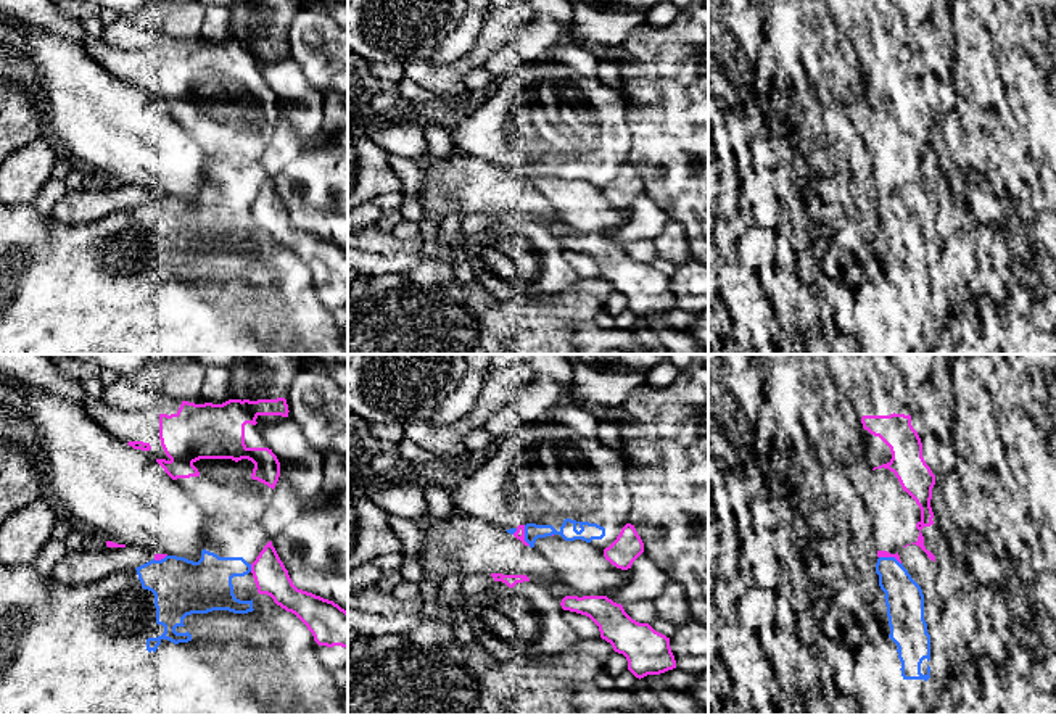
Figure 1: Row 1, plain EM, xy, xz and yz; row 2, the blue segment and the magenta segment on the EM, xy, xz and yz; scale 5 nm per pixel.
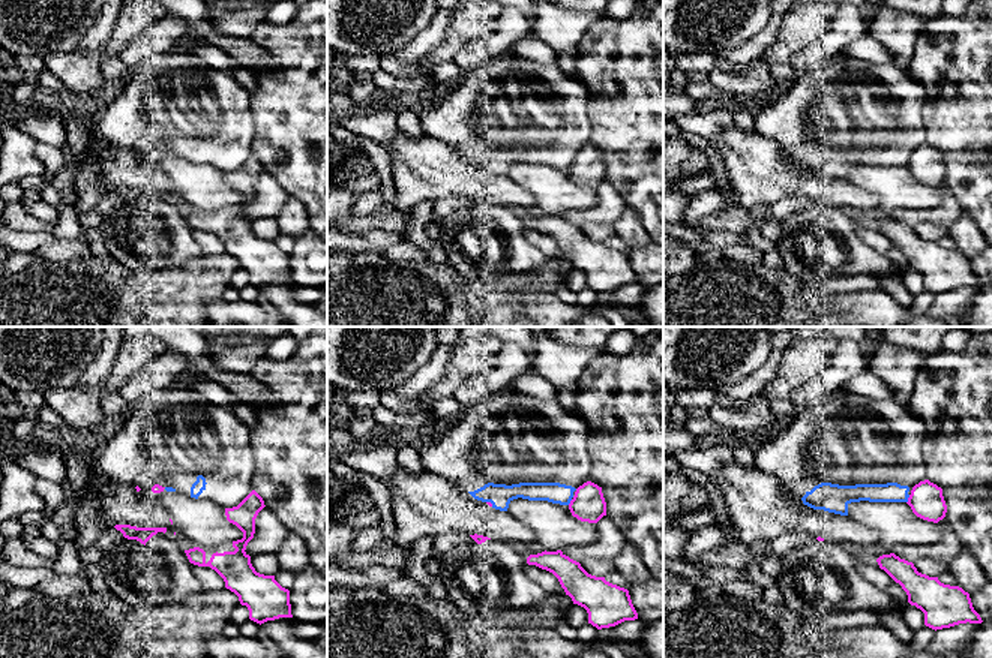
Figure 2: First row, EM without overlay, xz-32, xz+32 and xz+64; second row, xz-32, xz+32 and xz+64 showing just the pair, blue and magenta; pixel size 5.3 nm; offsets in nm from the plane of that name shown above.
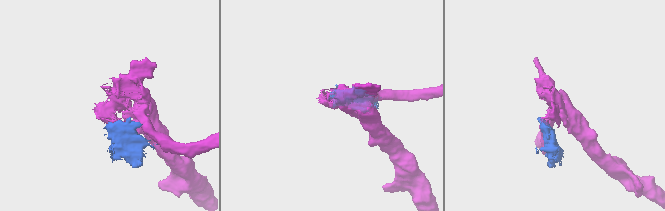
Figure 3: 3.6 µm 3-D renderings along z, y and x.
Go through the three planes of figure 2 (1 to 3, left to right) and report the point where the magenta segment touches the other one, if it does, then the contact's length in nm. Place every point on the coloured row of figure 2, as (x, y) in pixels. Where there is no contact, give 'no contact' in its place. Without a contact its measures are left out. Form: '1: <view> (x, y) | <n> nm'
1: no contact
2: xz+32 (569, 502) | 40 nm
3: xz+64 (907, 499) | 50 nm

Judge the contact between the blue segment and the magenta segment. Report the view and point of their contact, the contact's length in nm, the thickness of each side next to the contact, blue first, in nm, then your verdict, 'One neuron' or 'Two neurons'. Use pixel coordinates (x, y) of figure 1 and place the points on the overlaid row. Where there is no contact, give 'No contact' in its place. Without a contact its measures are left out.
Touches blue at xz (525, 535). Shared border 110 nm. Thickness 90 nm (blue) against 50 nm. Two neurons

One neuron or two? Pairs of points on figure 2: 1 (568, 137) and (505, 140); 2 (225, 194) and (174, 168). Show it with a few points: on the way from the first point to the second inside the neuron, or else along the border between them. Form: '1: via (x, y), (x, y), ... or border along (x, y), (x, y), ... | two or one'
1: via (553, 138), (520, 138) | one
2: via (213, 194), (186, 177) | one

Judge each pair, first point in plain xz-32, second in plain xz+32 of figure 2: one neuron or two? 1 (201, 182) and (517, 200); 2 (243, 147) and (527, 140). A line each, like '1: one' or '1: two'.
1: two
2: one

